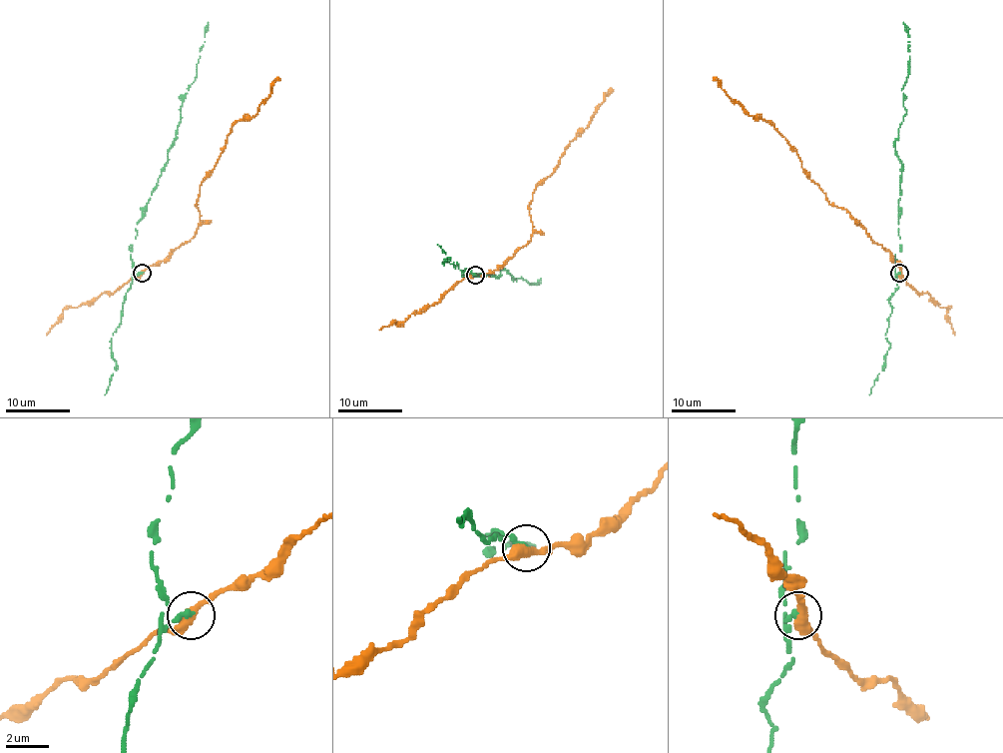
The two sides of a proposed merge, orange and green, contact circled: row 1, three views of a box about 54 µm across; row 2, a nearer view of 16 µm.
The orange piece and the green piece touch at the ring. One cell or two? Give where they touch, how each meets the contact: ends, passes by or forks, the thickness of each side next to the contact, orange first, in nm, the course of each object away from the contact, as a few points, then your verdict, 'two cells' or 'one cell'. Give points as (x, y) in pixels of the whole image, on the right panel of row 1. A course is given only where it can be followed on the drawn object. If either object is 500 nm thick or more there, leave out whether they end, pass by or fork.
(899, 273) | orange passes by | green ends | 420/300 nm | orange via (900, 274), (893, 256), (874, 243), (846, 211), (832, 206), (774, 127), (747, 112), (713, 77) | green via (900, 274), (895, 275), (901, 166), (895, 143), (906, 109), (901, 88), (908, 75), (908, 27), (903, 22) | two cells

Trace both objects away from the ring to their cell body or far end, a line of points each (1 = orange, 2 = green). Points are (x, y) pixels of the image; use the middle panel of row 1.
1: (474, 275), (500, 269), (531, 240), (532, 193), (558, 167), (565, 149), (591, 122), (611, 88)
2: (474, 275), (463, 270), (463, 275), (499, 277), (505, 270), (513, 282), (521, 277), (537, 283), (540, 278)

